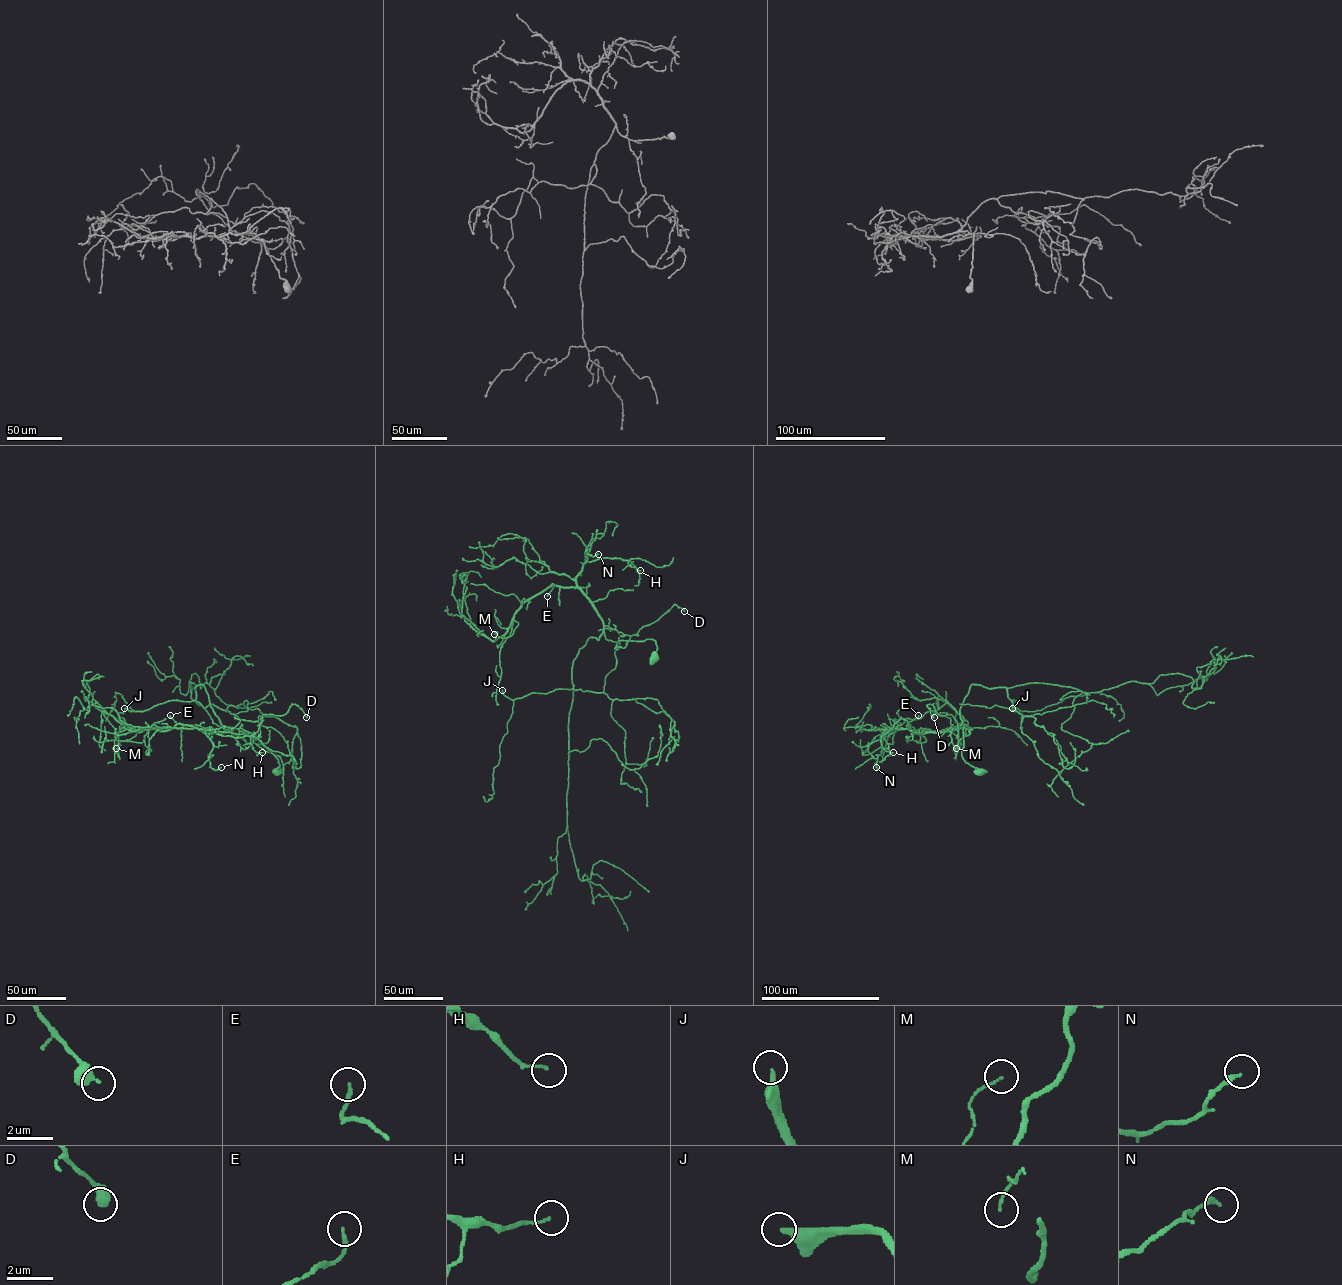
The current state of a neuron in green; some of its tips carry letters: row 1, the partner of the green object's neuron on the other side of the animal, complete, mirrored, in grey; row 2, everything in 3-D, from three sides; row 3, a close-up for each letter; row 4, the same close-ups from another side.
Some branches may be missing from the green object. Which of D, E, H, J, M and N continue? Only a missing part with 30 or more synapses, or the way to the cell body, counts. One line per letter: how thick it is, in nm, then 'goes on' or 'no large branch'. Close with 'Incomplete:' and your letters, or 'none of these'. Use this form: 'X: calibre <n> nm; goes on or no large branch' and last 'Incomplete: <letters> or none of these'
D: calibre 280 nm; no large branch
E: calibre 150 nm; no large branch
H: calibre 110 nm; no large branch
J: calibre 320 nm; goes on
M: calibre 90 nm; no large branch
N: calibre 220 nm; no large branch
Incomplete: J

